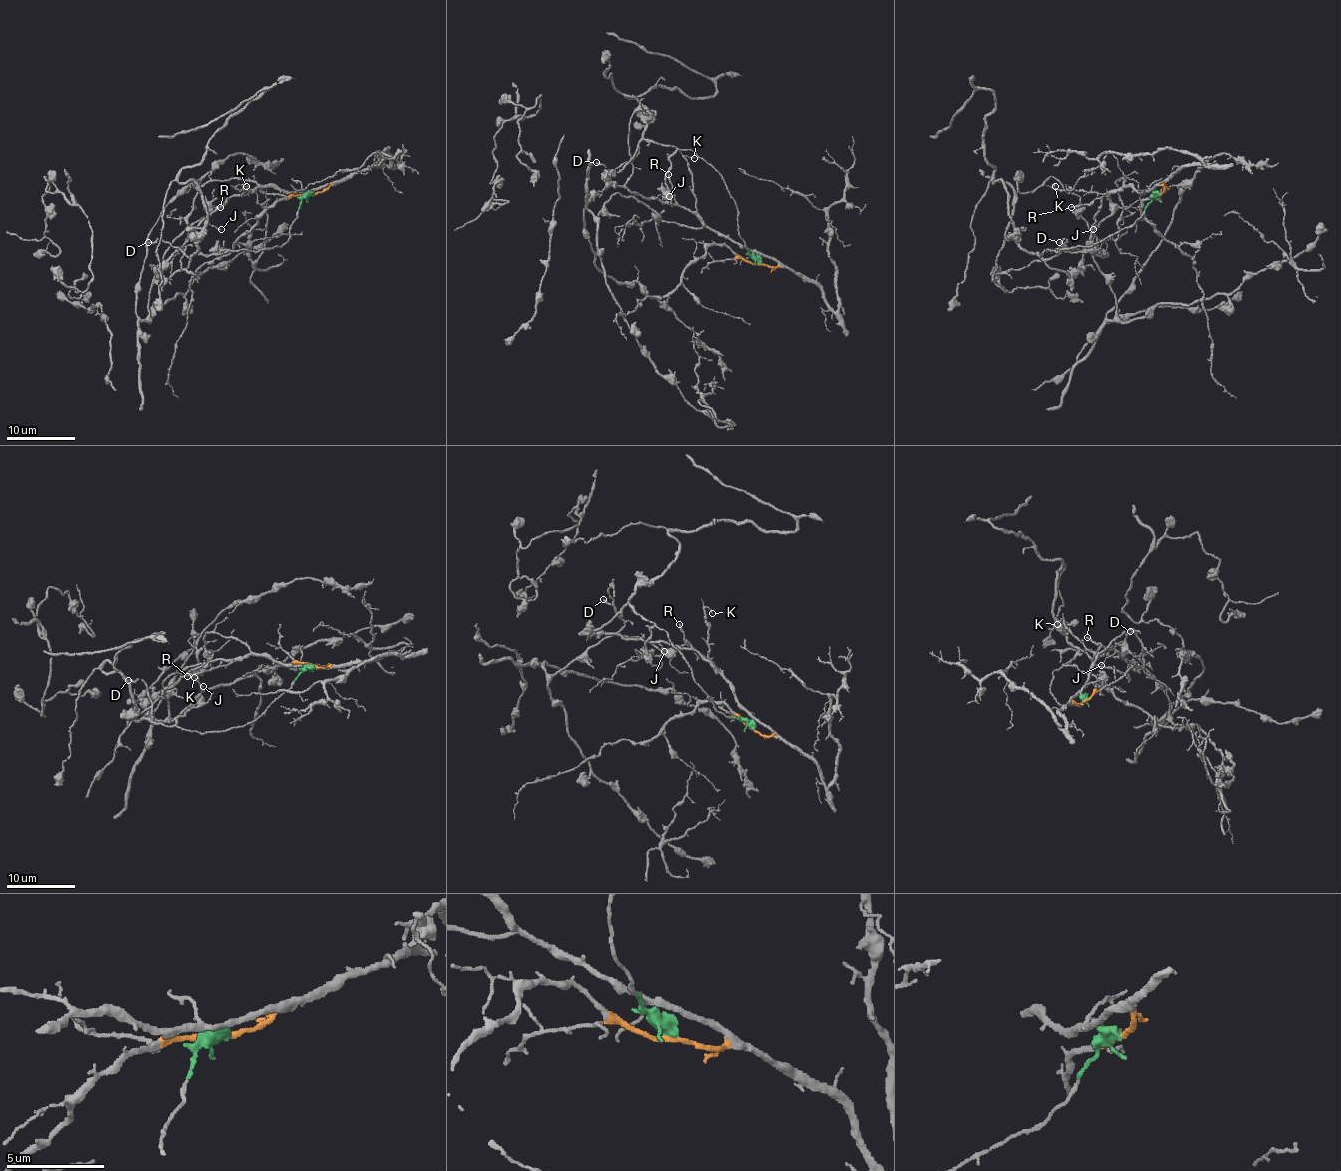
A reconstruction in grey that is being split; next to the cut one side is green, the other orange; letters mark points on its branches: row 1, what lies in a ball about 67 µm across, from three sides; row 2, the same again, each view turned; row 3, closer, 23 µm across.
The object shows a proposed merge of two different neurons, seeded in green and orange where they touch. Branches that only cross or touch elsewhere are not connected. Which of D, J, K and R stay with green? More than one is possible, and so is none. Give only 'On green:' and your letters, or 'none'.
On green: D

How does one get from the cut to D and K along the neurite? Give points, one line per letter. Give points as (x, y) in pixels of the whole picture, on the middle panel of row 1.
D: (758, 262), (739, 236), (738, 212), (724, 179), (691, 149), (643, 139), (636, 155), (612, 170), (596, 162)
K: (758, 263), (777, 265), (774, 260), (741, 248), (710, 229), (698, 213), (689, 163), (684, 156), (695, 158)

